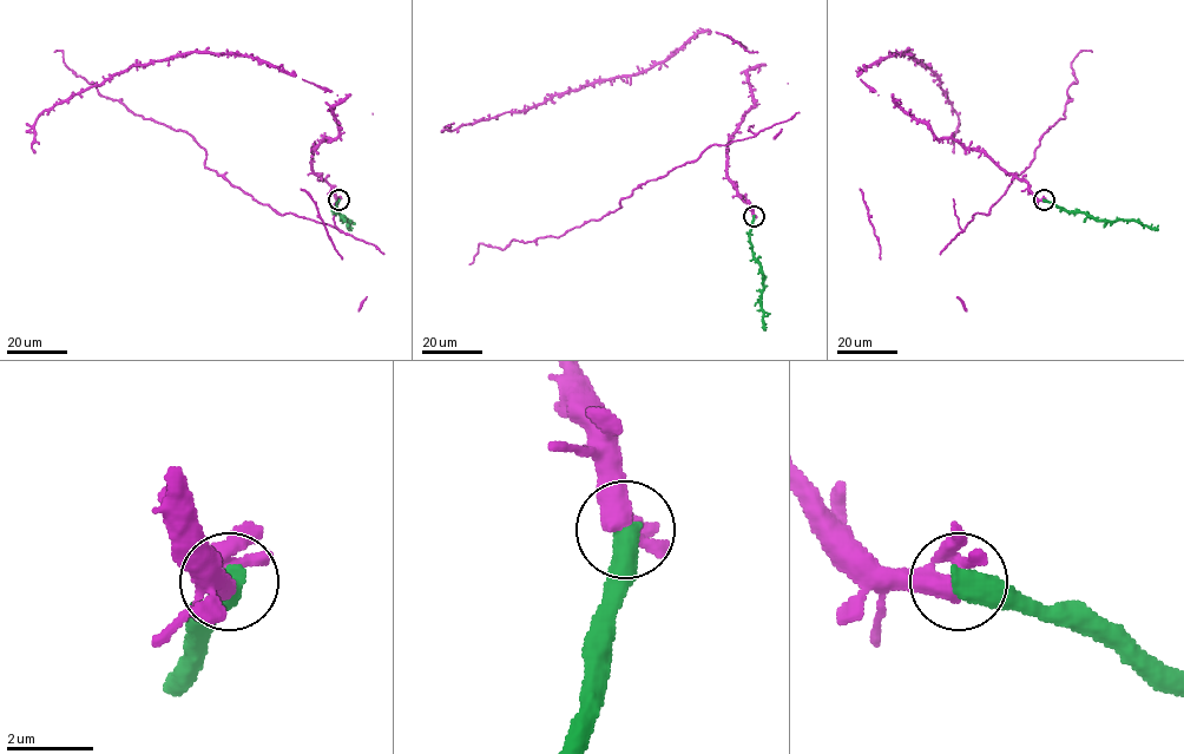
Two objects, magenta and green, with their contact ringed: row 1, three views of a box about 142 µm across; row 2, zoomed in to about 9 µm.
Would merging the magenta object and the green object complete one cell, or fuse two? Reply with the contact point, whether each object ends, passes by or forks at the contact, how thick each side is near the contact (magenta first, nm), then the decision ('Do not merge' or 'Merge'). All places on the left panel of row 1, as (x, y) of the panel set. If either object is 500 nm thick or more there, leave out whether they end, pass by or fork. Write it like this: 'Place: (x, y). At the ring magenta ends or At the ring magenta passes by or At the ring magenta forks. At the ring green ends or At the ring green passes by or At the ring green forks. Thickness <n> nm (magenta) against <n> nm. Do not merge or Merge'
Place: (339, 200). Thickness 400 nm (magenta) against 600 nm. Merge

